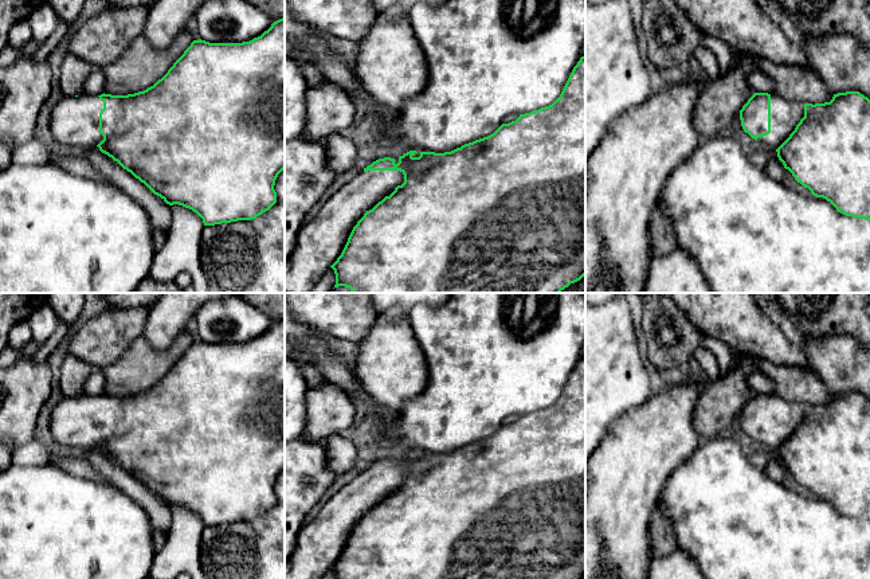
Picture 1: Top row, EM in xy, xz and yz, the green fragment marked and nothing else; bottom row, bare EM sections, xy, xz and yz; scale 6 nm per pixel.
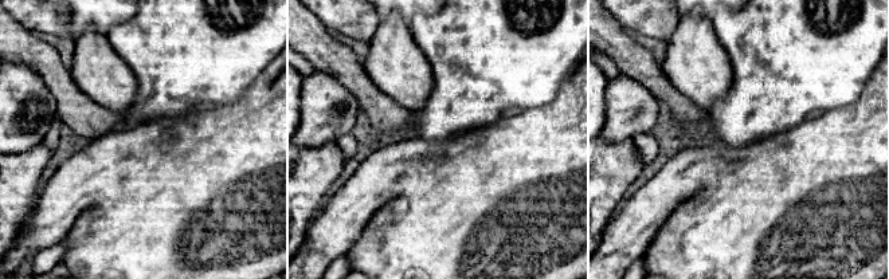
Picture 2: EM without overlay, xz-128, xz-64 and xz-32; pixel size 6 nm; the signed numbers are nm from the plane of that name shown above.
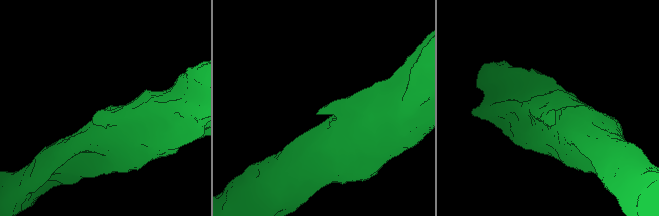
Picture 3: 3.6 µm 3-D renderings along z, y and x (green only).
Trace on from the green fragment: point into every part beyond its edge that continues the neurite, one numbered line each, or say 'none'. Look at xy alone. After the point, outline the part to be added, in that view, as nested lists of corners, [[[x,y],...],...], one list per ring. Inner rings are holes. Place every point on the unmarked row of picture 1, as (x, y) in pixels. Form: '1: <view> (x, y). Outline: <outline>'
1: xy (74, 422). Outline: [[[98,396],[63,398],[50,418],[50,430],[58,445],[91,450],[103,437],[99,434],[99,414],[103,403]]]

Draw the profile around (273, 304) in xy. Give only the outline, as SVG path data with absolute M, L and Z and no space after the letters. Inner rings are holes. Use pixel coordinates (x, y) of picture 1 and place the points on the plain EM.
M244 293L242 297L264 312L273 322L285 318L285 293Z

